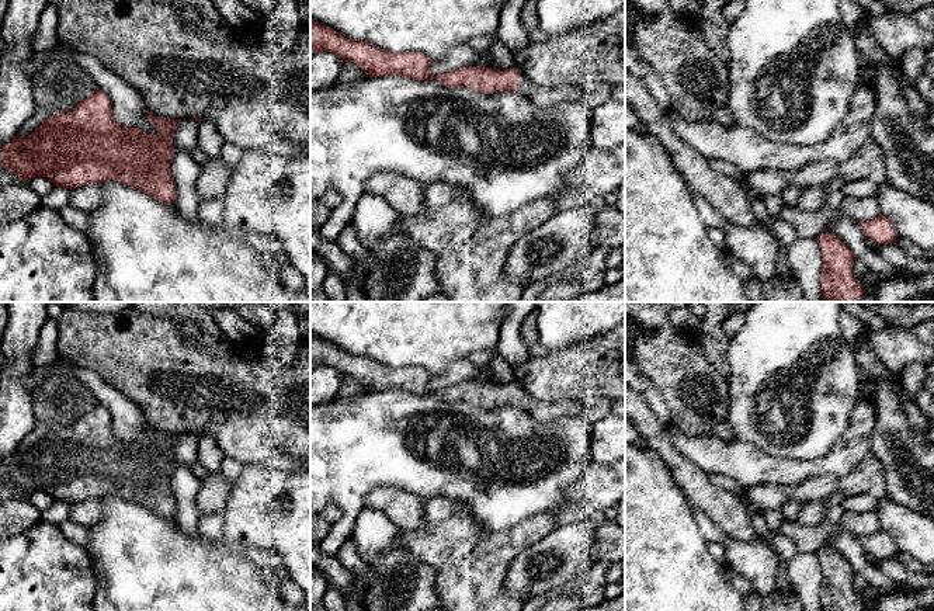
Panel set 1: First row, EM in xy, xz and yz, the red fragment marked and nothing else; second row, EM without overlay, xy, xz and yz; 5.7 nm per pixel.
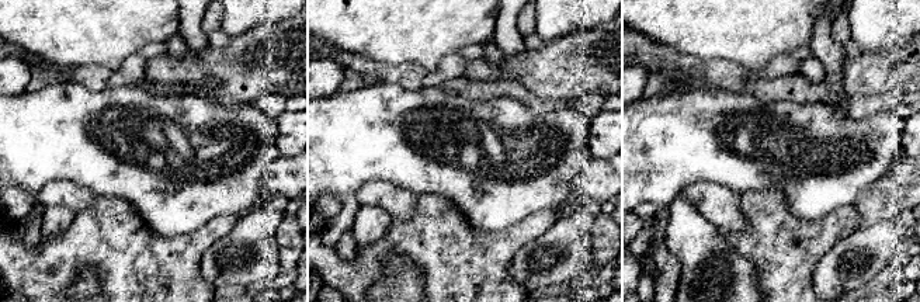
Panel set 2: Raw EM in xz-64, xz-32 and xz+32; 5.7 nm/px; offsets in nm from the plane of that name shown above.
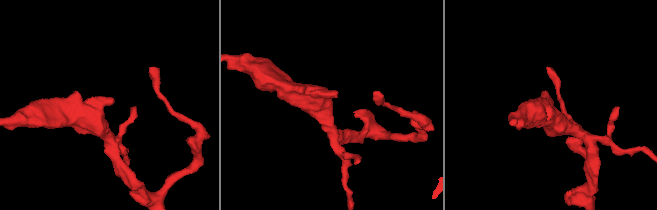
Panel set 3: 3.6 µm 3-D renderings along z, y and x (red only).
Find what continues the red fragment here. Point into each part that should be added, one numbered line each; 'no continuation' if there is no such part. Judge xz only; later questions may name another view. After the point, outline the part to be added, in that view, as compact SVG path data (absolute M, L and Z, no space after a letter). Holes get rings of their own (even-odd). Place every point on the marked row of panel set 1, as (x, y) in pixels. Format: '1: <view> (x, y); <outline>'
1: xz (542, 97); M520 69L517 70L521 74L517 91L539 108L548 108L563 101L579 101L581 97L581 86L542 87L531 81Z

